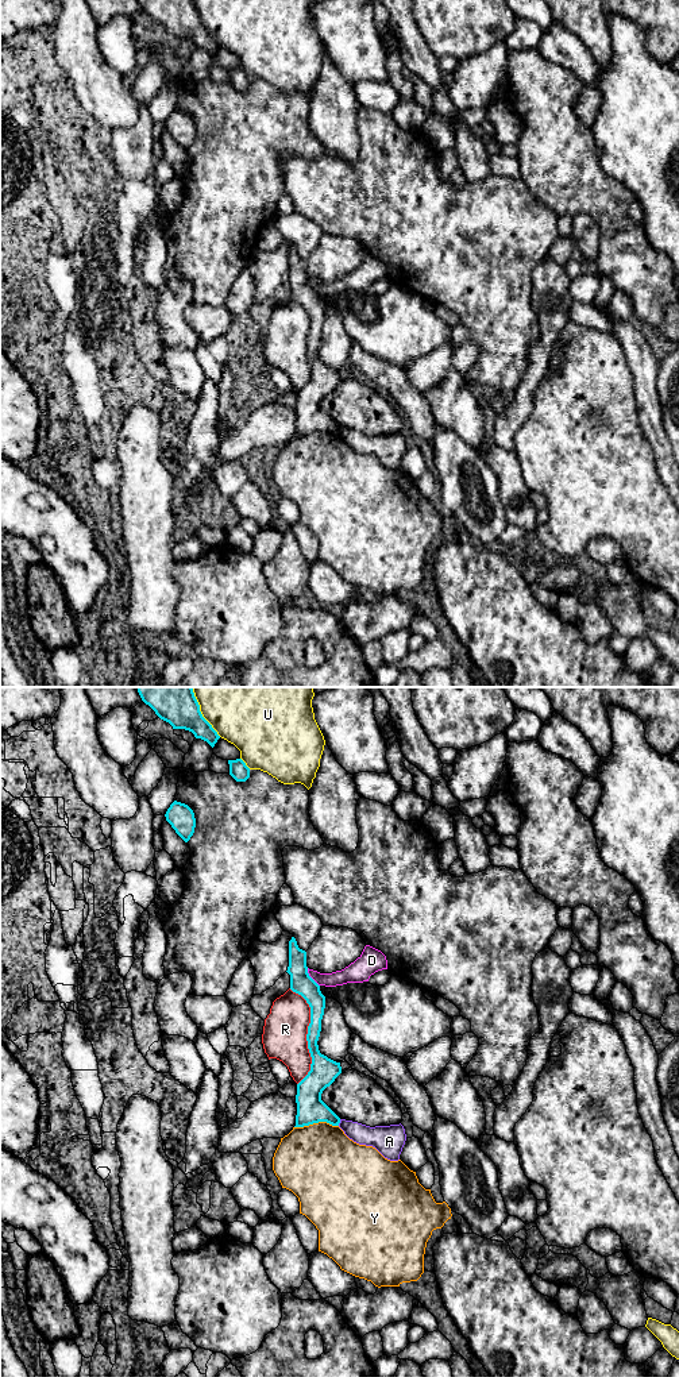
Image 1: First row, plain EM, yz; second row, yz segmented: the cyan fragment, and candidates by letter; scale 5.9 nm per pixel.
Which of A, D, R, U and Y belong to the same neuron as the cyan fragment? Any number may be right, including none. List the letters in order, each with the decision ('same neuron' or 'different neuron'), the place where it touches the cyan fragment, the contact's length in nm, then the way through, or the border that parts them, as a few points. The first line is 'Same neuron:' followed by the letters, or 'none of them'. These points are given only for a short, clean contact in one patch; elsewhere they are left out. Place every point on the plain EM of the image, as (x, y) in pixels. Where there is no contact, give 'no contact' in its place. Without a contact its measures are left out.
Same neuron: none of them
A: different neuron; meets cyan in yz at (339, 431); contact 40 nm long; border along yz (340, 428), (338, 434)
D: different neuron; meets cyan in yz at (311, 286); contact 130 nm long; border along yz (307, 277), (307, 281), (319, 294)
R: different neuron; meets cyan in yz at (307, 343); contact 600 nm long
U: different neuron; meets cyan in yz at (201, 23); contact 320 nm long
Y: different neuron; meets cyan in yz at (316, 431); contact 260 nm long

